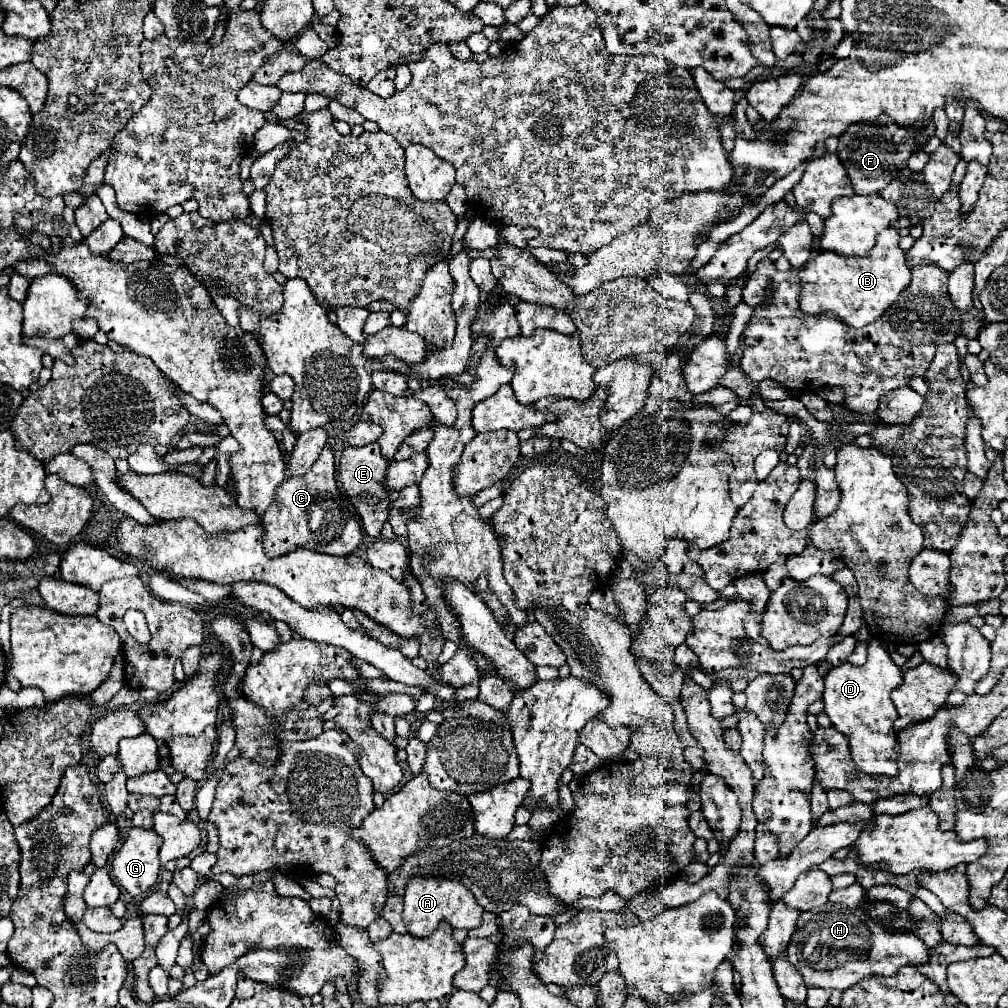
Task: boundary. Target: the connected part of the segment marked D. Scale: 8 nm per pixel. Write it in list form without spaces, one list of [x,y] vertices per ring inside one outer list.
[[[878,639],[868,641],[868,651],[868,661],[862,667],[842,663],[828,671],[824,677],[824,711],[832,725],[848,737],[850,755],[862,773],[896,777],[898,739],[892,725],[898,719],[898,713],[890,693],[902,685],[902,671],[892,663],[888,651]]]

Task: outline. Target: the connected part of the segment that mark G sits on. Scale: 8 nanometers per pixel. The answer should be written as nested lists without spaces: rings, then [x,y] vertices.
[[[130,829],[112,861],[112,875],[132,897],[150,891],[160,875],[158,837],[150,829]]]

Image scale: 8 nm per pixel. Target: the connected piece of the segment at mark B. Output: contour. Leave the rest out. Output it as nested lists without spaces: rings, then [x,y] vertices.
[[[890,227],[878,237],[874,253],[866,257],[842,257],[830,251],[818,253],[798,273],[802,285],[798,303],[802,313],[832,313],[856,329],[876,321],[888,309],[888,305],[898,301],[902,289],[910,285],[910,269],[904,261],[904,251],[898,247],[898,241],[898,229]]]

